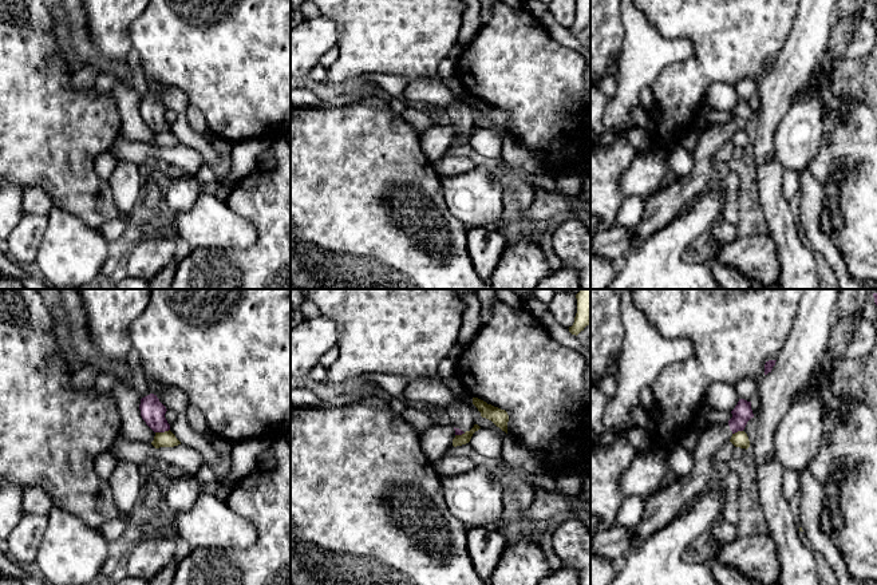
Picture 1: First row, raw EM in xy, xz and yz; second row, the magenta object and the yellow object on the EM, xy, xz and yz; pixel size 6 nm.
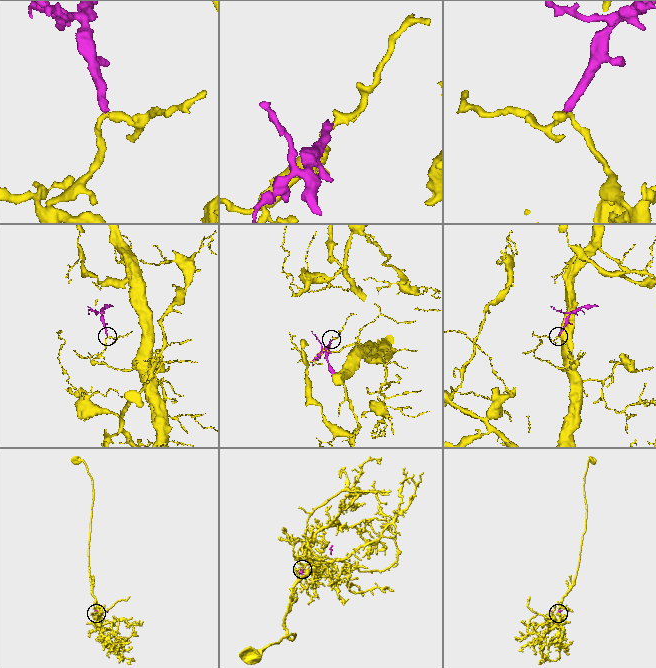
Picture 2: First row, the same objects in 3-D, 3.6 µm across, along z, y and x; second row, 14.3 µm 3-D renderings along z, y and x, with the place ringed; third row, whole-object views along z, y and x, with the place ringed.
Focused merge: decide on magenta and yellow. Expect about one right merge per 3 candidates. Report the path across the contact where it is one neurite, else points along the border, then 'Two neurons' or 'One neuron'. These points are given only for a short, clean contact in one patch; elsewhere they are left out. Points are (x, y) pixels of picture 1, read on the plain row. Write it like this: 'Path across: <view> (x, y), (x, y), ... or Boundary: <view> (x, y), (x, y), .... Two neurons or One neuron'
Boundary: xy (169, 129), (155, 133). Two neurons

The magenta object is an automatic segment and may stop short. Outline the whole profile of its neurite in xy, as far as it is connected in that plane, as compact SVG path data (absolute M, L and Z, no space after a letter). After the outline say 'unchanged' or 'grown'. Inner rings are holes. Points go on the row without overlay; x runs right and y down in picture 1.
M150 94L141 99L141 116L154 133L165 133L170 130L165 114L166 107L159 102L157 95Z; unchanged

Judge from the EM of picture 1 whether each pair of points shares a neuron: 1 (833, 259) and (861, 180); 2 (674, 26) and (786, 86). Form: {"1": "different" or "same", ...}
{"1": "different", "2": "different"}

